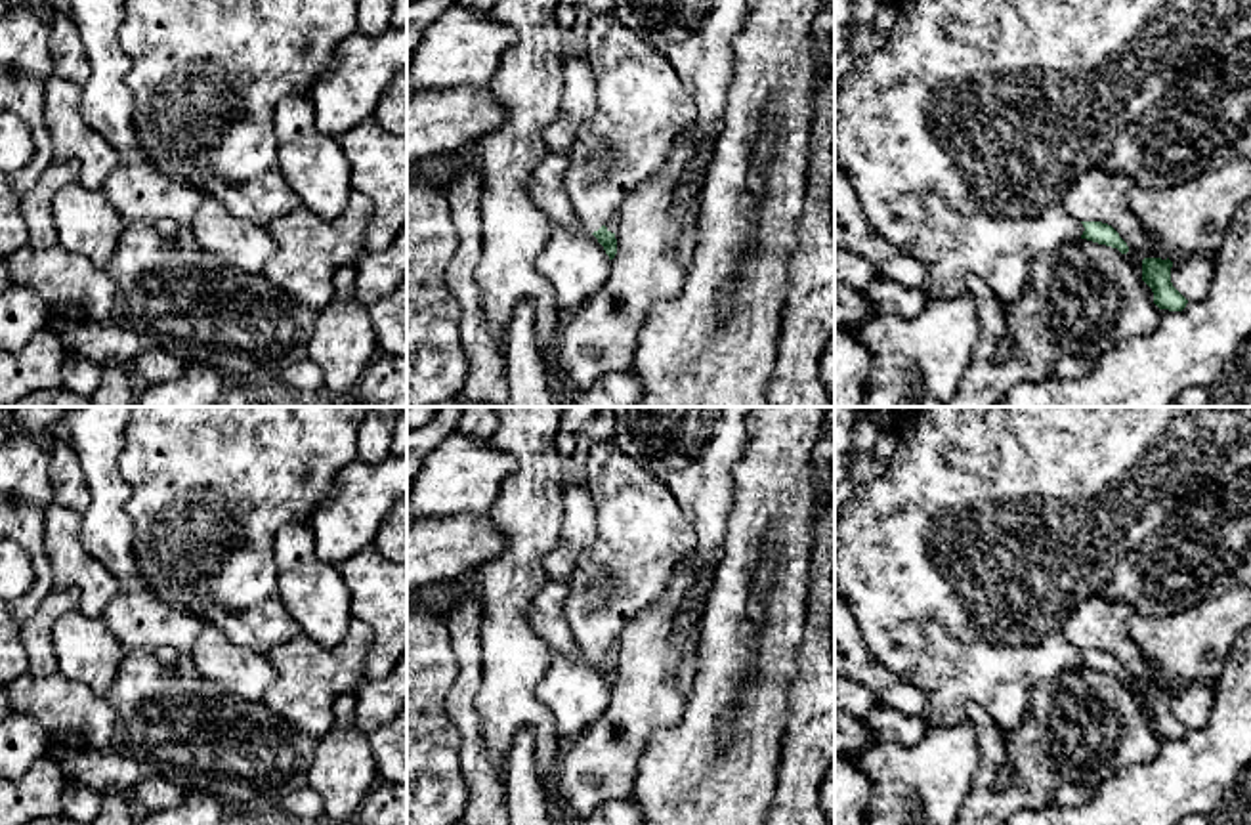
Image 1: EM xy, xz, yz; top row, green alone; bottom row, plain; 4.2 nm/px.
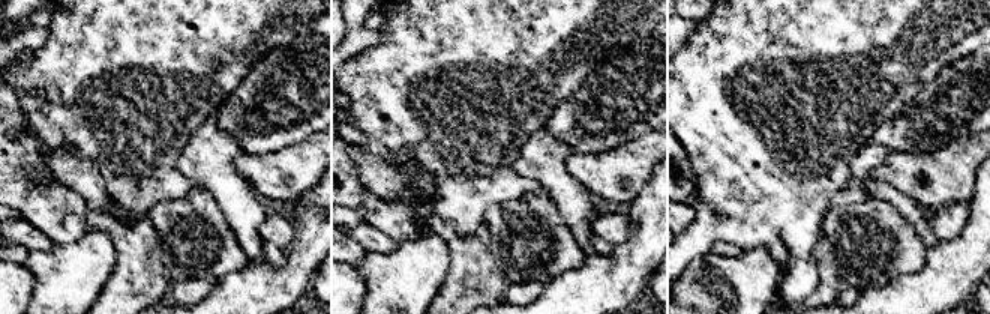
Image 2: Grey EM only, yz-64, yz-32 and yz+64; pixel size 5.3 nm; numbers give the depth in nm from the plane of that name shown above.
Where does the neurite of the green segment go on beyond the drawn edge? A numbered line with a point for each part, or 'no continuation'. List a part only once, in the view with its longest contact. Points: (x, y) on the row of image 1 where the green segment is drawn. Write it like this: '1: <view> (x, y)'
1: yz (963, 134)

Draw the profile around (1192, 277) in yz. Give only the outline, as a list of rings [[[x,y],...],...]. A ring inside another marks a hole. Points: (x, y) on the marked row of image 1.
[[[1188,256],[1171,267],[1171,283],[1188,302],[1205,298],[1213,279],[1215,262],[1211,256]]]

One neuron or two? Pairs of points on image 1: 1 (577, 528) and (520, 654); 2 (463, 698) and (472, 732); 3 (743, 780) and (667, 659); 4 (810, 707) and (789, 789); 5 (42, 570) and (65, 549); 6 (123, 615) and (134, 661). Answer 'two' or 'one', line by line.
1: two
2: one
3: two
4: one
5: two
6: two

